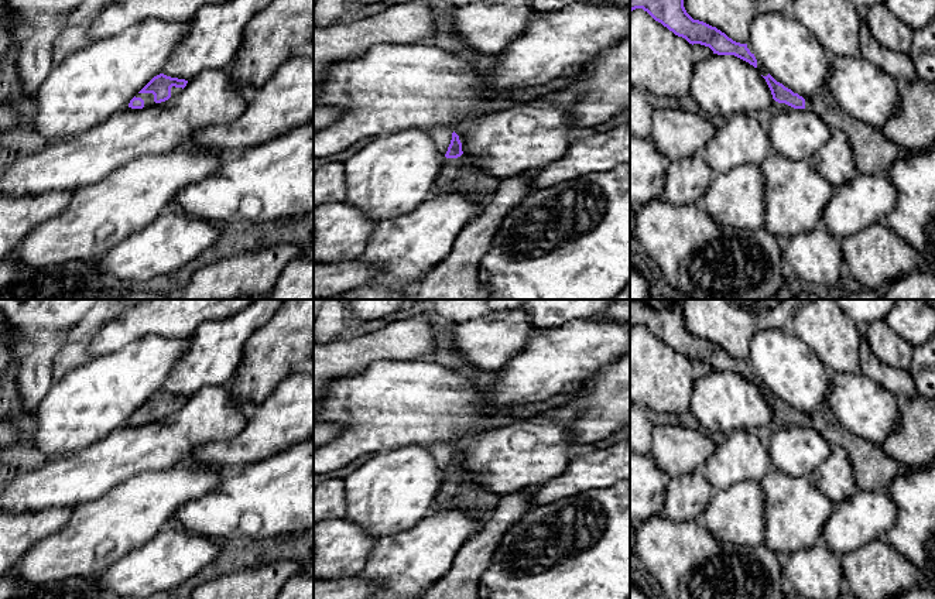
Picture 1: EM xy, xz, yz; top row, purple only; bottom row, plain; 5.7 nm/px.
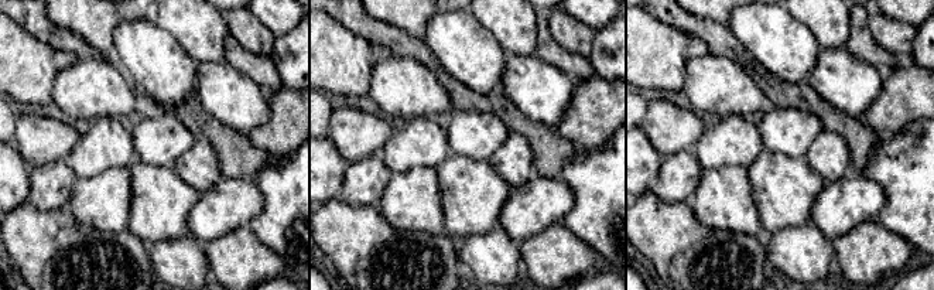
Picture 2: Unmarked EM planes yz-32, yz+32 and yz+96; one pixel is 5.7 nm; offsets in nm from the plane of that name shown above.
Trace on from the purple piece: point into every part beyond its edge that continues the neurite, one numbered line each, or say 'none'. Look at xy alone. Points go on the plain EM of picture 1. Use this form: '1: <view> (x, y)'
1: xy (149, 414)

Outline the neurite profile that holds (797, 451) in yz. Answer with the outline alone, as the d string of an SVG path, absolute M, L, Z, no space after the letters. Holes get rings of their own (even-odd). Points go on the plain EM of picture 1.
M809 425L777 428L767 446L773 468L792 478L809 478L829 453L826 438Z

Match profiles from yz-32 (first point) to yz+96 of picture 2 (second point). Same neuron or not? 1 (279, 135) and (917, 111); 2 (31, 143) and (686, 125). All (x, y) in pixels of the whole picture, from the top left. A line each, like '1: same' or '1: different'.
1: same
2: same

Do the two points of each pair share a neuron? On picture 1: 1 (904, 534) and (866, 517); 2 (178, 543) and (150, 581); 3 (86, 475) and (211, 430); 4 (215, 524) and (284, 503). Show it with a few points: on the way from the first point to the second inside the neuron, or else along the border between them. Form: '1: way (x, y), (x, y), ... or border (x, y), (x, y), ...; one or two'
1: border (889, 495), (896, 507), (896, 523), (884, 537); two
2: way (173, 553), (154, 571); one
3: way (117, 458), (132, 449), (167, 442), (180, 433); one
4: way (232, 507), (236, 503), (267, 503); one

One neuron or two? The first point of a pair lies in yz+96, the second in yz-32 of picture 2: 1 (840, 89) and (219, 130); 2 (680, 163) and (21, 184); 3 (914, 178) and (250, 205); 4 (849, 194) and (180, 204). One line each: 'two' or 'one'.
1: two
2: two
3: two
4: two

